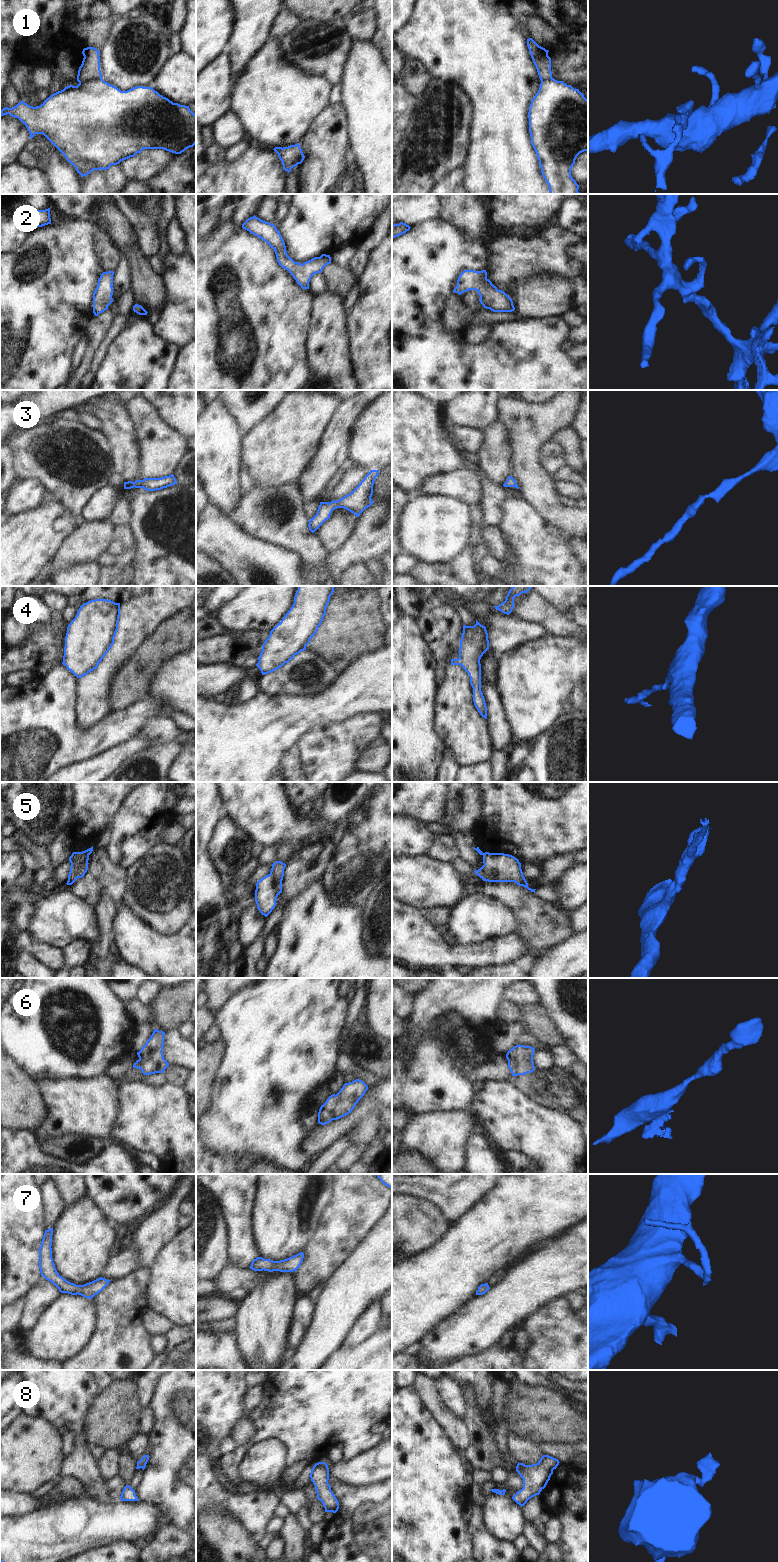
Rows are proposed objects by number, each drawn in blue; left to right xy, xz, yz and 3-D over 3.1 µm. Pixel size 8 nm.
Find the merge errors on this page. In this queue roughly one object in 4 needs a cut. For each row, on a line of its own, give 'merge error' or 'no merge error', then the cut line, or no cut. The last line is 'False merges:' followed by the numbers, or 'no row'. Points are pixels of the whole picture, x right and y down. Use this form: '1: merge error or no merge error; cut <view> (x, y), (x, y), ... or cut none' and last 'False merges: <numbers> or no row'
1: merge error; cut xy (101, 78), (92, 78), (79, 83)
2: no merge error; cut none
3: no merge error; cut none
4: no merge error; cut none
5: no merge error; cut none
6: no merge error; cut none
7: no merge error; cut none
8: no merge error; cut none
False merges: 1

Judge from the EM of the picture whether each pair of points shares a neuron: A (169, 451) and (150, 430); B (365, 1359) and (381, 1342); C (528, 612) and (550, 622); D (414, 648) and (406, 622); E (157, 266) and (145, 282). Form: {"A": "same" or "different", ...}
{"A": "same", "B": "same", "C": "same", "D": "same", "E": "different"}

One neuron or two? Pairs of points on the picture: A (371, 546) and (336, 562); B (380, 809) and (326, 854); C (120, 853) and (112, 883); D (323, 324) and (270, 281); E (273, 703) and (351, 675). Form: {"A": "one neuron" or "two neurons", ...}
{"A": "one neuron", "B": "two neurons", "C": "two neurons", "D": "two neurons", "E": "one neuron"}

